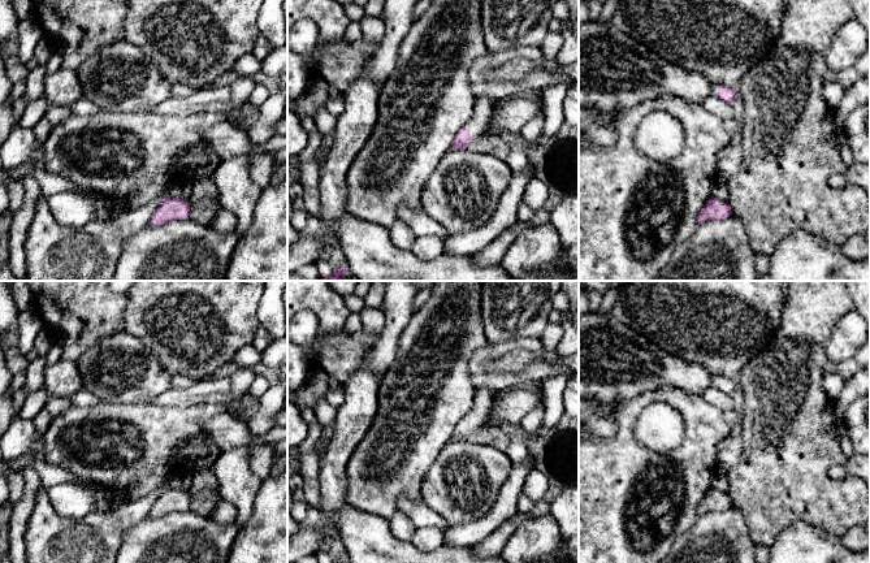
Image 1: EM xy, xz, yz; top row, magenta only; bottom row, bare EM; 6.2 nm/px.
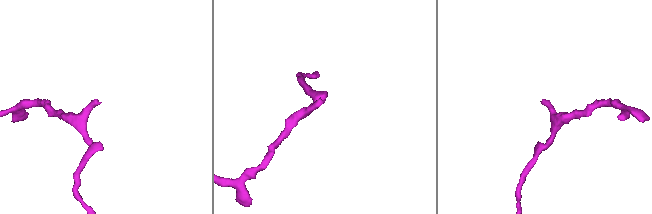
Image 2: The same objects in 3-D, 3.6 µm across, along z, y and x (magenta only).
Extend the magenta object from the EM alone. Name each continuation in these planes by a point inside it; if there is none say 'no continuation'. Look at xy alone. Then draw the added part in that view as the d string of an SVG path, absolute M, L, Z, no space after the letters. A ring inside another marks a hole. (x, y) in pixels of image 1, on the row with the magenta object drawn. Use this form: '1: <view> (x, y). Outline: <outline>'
1: xy (180, 90). Outline: M176 83L172 86L172 91L174 92L174 96L189 98L195 90L187 85Z

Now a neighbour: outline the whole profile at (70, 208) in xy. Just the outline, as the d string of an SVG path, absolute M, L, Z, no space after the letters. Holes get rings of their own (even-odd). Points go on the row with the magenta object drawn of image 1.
M77 191L53 194L47 199L53 218L77 230L94 220L95 200L88 195Z

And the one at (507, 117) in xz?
M511 99L495 103L484 133L489 137L518 134L541 109L542 104L540 101L529 99Z

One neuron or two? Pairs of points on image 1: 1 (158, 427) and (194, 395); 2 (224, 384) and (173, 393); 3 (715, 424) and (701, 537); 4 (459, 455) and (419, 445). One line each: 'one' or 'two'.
1: two
2: one
3: two
4: two

